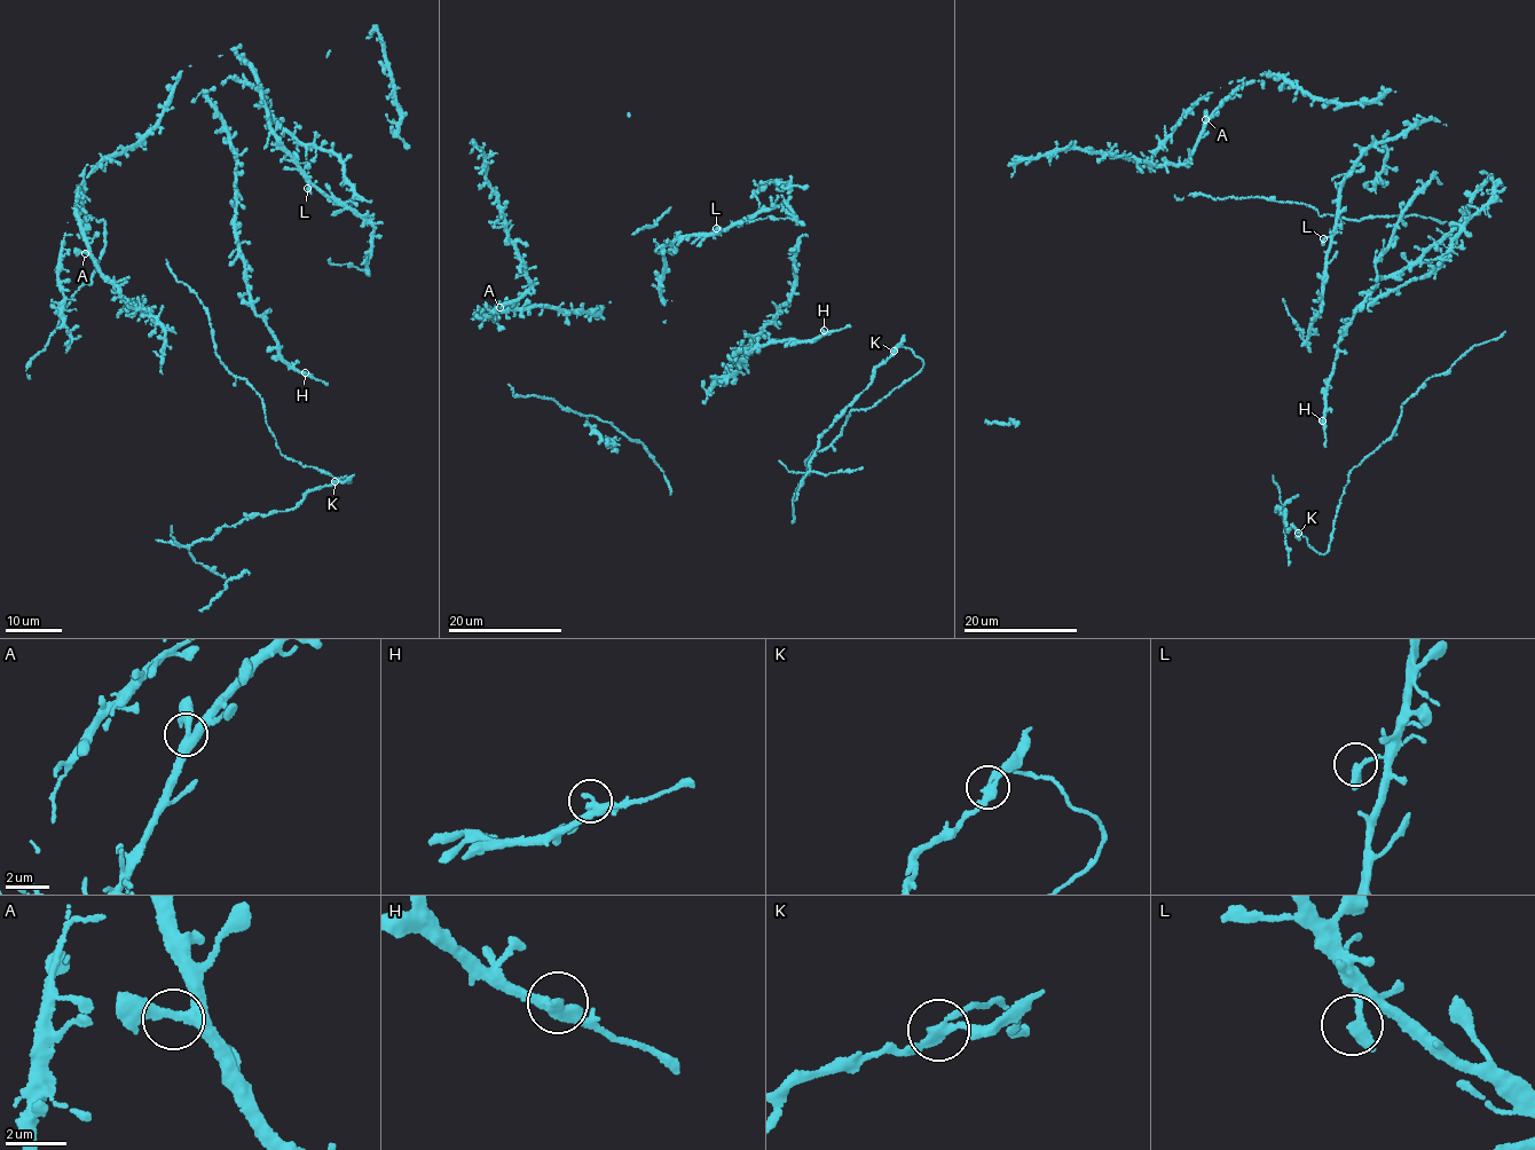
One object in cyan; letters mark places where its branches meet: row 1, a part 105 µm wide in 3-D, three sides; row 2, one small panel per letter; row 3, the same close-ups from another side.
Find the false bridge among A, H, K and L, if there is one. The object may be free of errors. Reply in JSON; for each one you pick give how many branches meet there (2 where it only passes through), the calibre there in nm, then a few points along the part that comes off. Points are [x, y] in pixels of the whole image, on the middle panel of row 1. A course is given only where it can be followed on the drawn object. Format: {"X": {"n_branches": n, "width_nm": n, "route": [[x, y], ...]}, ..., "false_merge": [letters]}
{"K": {"n_branches": 3, "width_nm": 240}, "false_merge": ["K"]}

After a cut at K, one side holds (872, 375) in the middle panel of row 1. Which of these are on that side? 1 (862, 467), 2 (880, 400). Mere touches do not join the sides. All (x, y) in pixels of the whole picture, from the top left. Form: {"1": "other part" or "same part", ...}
{"1": "same part", "2": "other part"}

